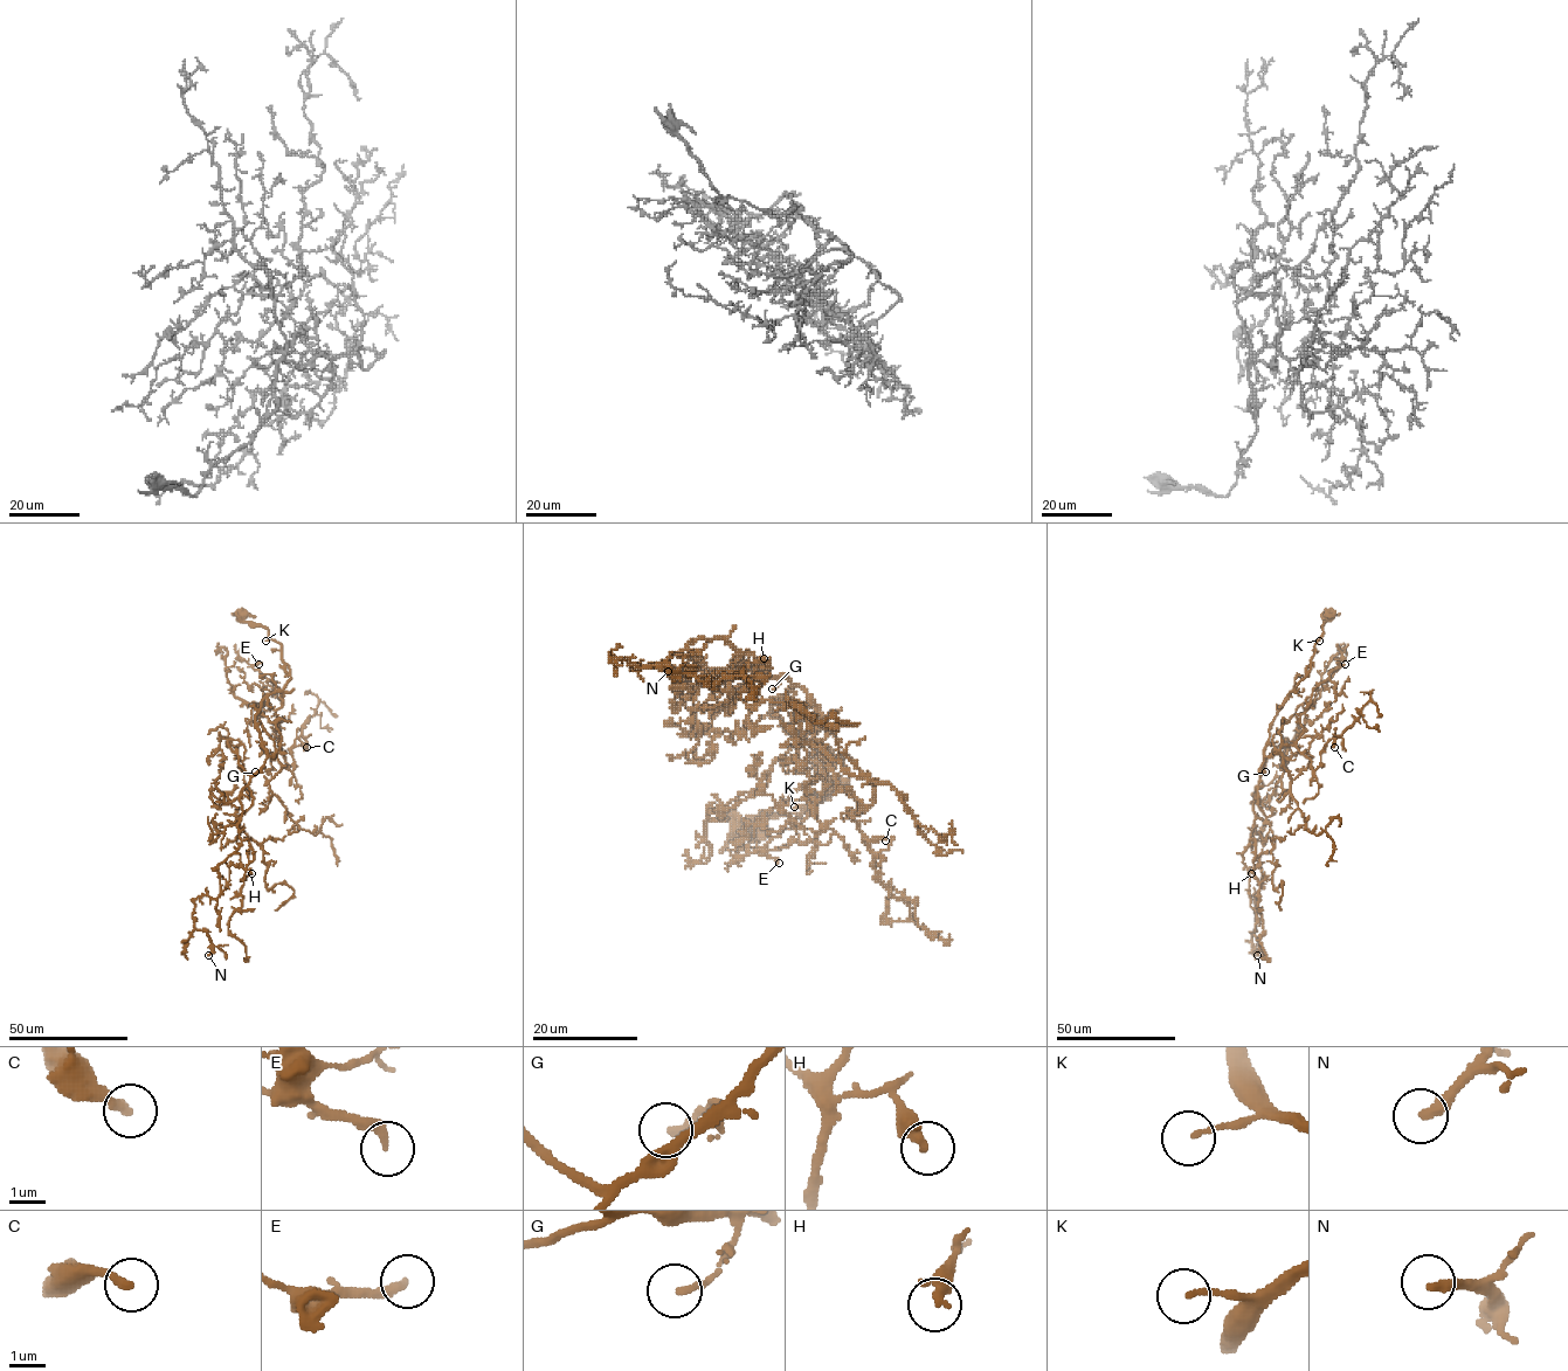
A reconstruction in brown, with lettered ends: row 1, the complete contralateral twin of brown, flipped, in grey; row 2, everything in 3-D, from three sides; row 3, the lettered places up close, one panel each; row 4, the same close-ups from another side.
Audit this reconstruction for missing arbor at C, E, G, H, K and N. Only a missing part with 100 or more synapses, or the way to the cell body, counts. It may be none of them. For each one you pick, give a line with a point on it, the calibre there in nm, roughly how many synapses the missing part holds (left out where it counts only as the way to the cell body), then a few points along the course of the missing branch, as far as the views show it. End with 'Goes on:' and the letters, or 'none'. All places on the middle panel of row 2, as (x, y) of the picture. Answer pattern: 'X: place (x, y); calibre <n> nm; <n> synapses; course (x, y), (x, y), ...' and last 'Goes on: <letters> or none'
E: place (779, 863); calibre 240 nm; 100 synapses; course (779, 863), (789, 874), (785, 879), (758, 881), (740, 892), (727, 888), (710, 909), (744, 981)
N: place (668, 671); calibre 280 nm; 110 synapses; course (668, 671), (655, 670), (641, 687), (633, 687), (651, 698), (682, 694), (722, 713), (745, 713)
Goes on: E, N

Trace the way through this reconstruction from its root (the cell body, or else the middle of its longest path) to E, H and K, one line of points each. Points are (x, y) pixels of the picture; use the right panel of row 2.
E: (1330, 614), (1310, 671), (1272, 724), (1266, 756), (1296, 743), (1312, 691), (1345, 664)
H: (1330, 614), (1310, 671), (1270, 729), (1252, 805), (1251, 873)
K: (1330, 614), (1319, 641)

